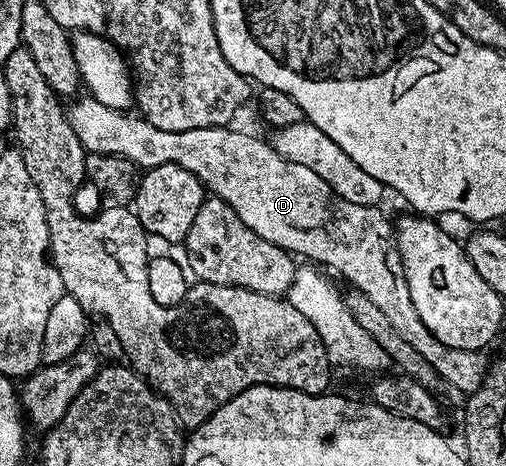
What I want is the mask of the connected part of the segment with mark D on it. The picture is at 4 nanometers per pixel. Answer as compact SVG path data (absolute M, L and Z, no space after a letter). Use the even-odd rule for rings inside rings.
M89 95L79 96L78 99L74 106L69 106L68 116L72 131L87 153L107 153L123 157L143 170L172 163L184 167L184 171L192 171L192 175L196 175L196 179L200 179L213 196L224 199L224 203L228 203L228 207L232 207L232 211L236 211L236 215L240 215L240 219L244 219L244 223L252 227L252 231L256 231L260 239L268 239L268 243L291 255L299 258L302 256L307 262L317 263L327 270L335 269L349 282L349 286L368 295L368 299L372 299L372 303L380 307L380 312L388 319L388 323L392 323L392 327L400 331L404 343L412 343L412 347L420 351L420 355L434 368L441 380L443 377L452 388L459 389L462 395L473 393L481 385L488 368L488 361L482 358L483 354L472 349L453 349L440 343L440 339L436 339L436 335L432 335L432 331L424 327L424 319L416 315L416 307L412 307L412 295L408 295L406 268L402 265L402 256L398 254L395 226L381 213L378 205L348 203L348 199L334 193L332 187L328 187L328 183L320 179L320 175L316 175L316 171L304 167L304 163L292 163L284 159L274 150L269 140L261 141L250 133L237 133L234 127L160 131L160 127L152 127L152 123L148 123L141 115L129 117L129 112L104 107L104 103Z

